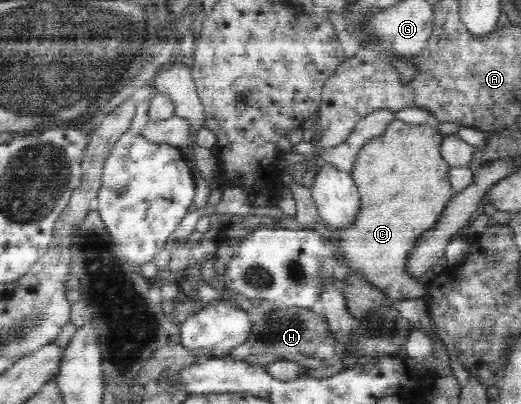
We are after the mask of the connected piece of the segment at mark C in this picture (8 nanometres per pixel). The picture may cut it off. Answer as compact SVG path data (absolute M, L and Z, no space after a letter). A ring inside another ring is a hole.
M395 119L387 125L383 134L374 136L359 150L353 166L351 175L358 188L361 206L355 218L357 222L353 222L351 228L340 229L340 239L334 246L343 251L341 258L343 268L346 271L361 273L371 285L381 289L390 303L408 298L422 298L427 292L425 283L411 278L406 271L406 258L421 235L437 224L445 206L456 194L451 188L449 179L450 166L440 153L443 138L444 135L439 133L433 121L409 124Z

